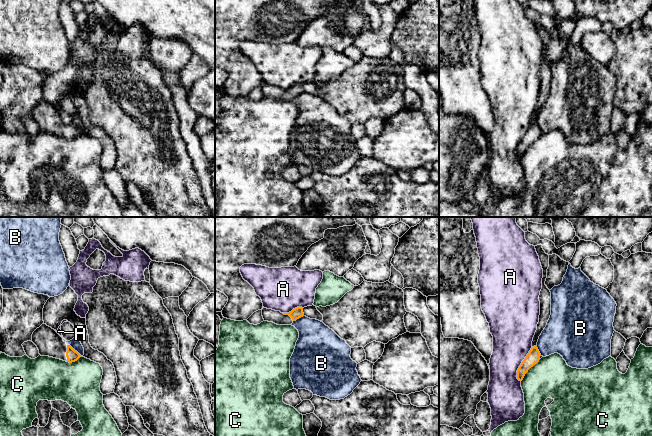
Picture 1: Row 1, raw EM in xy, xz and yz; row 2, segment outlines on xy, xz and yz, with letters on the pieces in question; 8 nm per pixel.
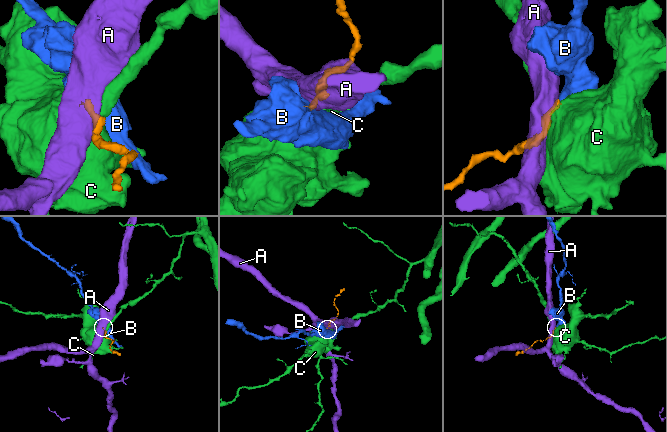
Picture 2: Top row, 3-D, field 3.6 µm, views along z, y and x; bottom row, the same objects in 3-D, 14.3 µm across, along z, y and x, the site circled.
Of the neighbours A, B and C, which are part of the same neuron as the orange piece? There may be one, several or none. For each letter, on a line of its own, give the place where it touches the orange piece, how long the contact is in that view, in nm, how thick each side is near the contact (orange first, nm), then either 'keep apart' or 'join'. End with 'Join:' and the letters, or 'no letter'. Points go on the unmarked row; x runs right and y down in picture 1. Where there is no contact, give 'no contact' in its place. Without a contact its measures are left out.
A: yz (521, 140) | 300 nm | 110/320 nm | keep apart
B: xy (73, 125) | 150 nm | 90/90 nm | keep apart
C: yz (528, 145) | 240 nm | 110/320 nm | keep apart
Join: no letter

